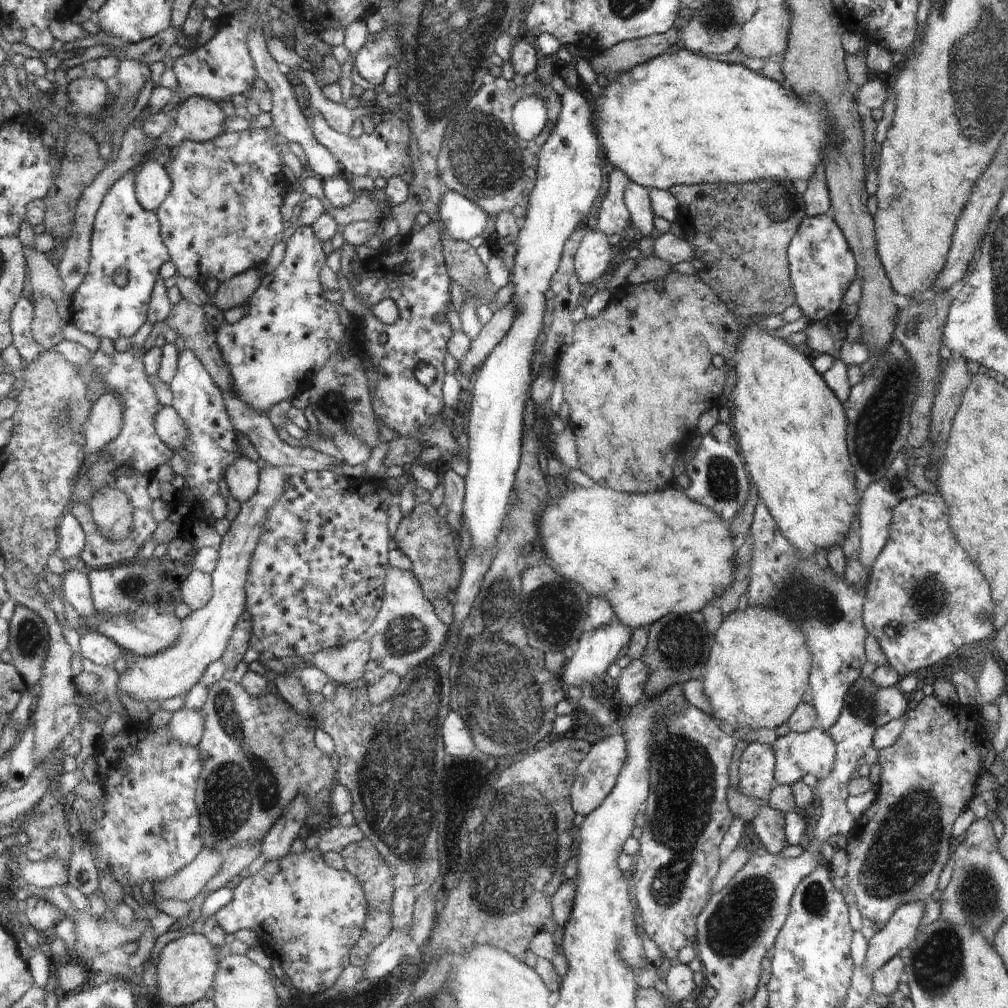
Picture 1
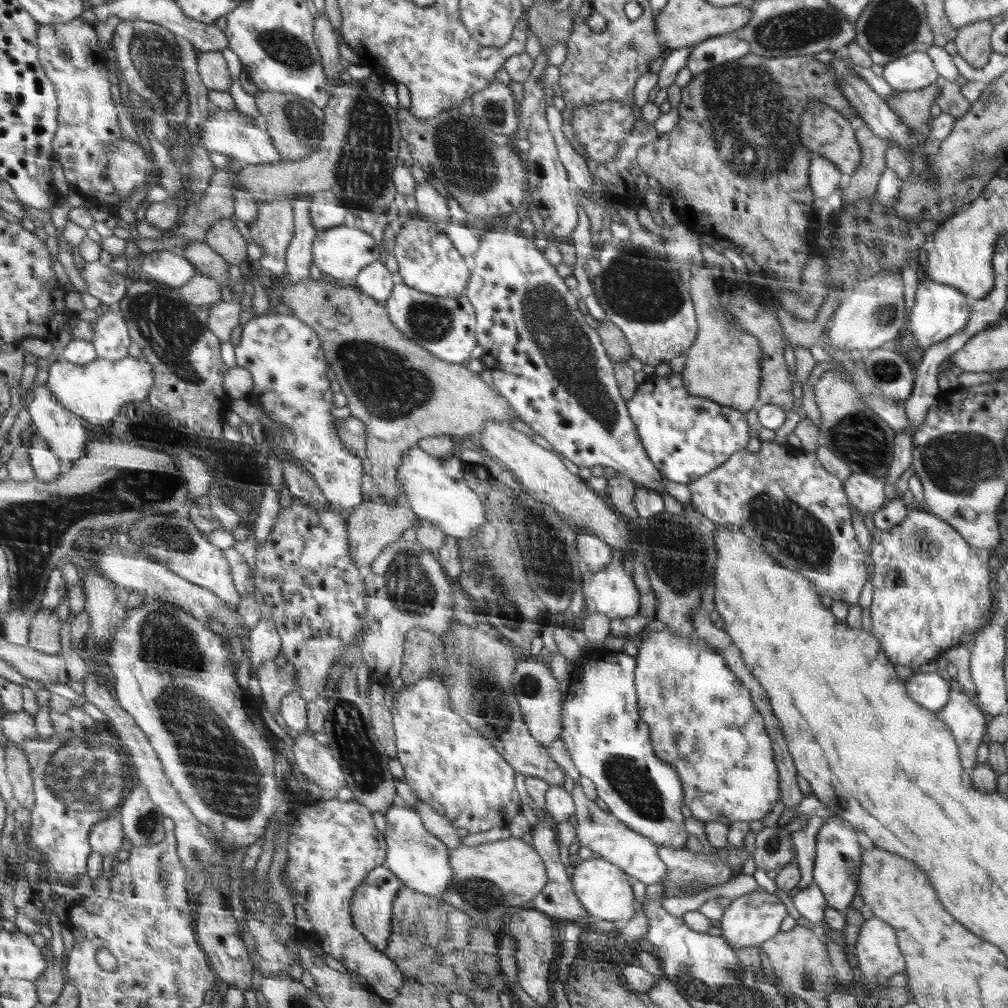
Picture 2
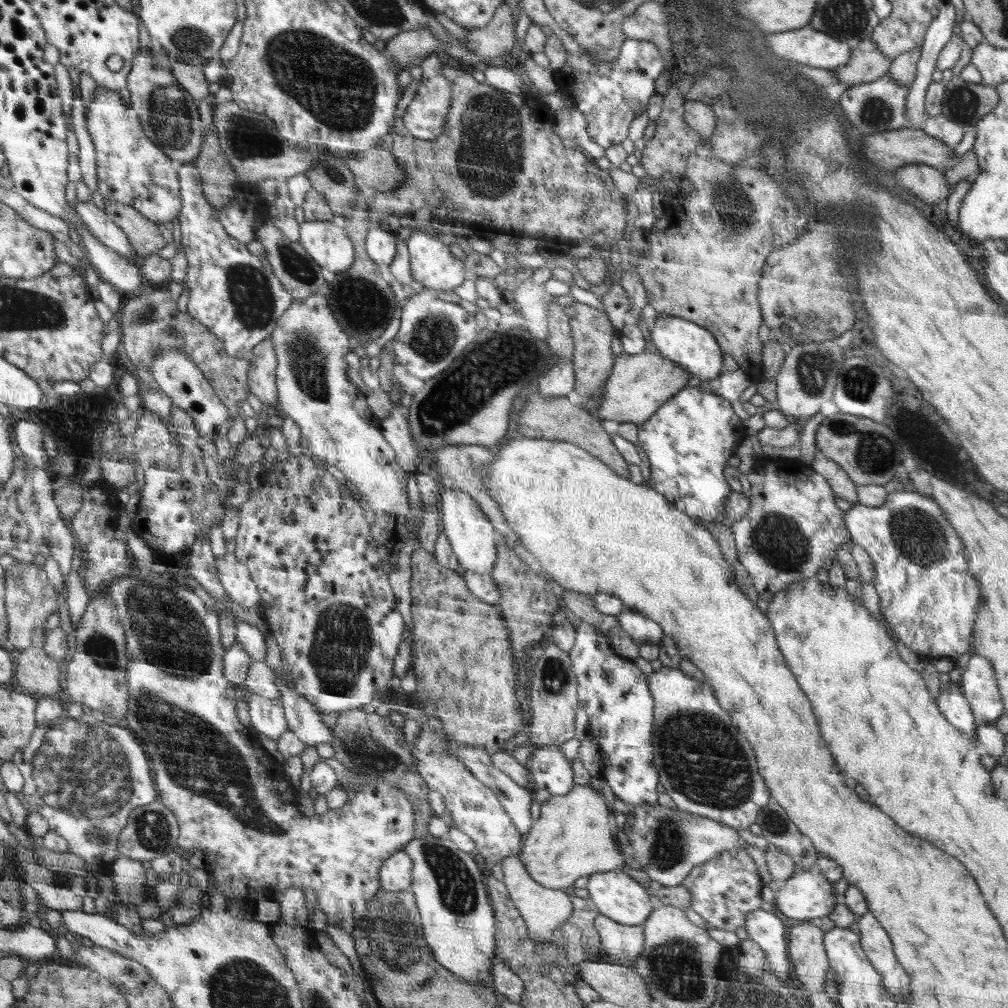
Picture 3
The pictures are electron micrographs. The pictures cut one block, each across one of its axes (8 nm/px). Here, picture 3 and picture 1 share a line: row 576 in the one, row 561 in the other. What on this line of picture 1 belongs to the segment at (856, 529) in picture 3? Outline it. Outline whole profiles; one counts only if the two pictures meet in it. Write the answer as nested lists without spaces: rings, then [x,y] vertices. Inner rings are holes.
[[[920,492],[918,496],[901,500],[896,508],[892,508],[890,539],[868,578],[864,625],[876,638],[886,660],[900,678],[920,668],[932,668],[938,660],[960,646],[990,638],[994,632],[992,616],[982,618],[982,608],[992,608],[991,586],[980,572],[979,565],[970,560],[968,553],[952,536],[947,504],[939,493]]]

